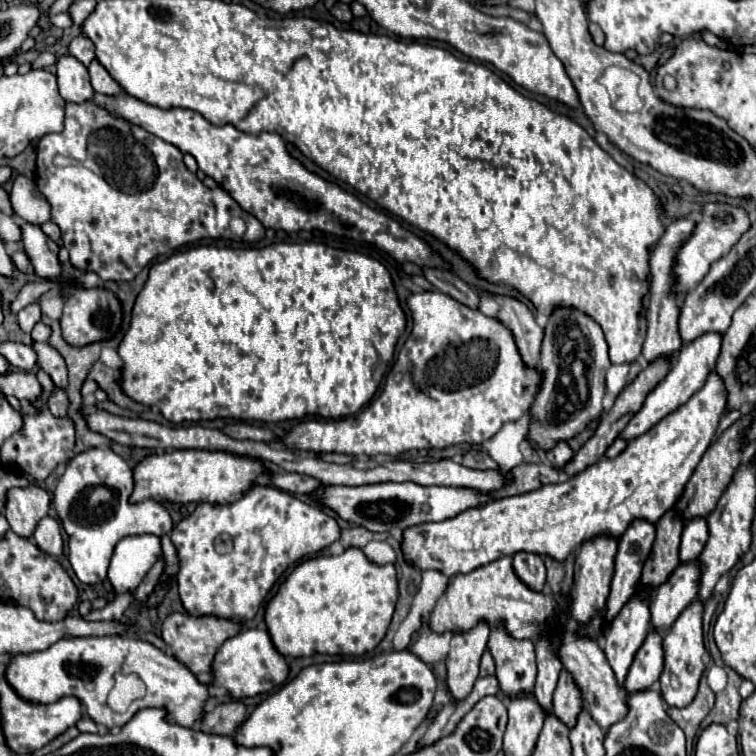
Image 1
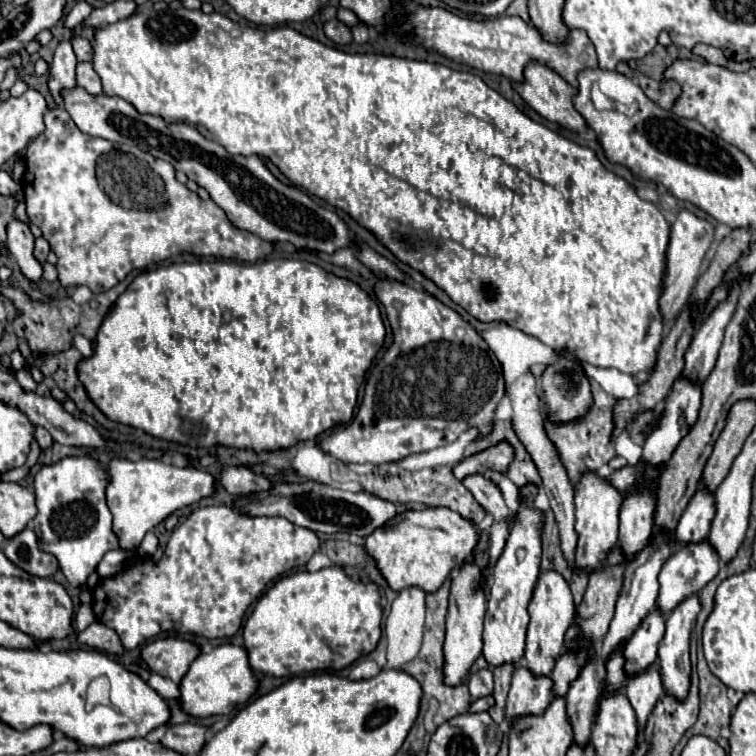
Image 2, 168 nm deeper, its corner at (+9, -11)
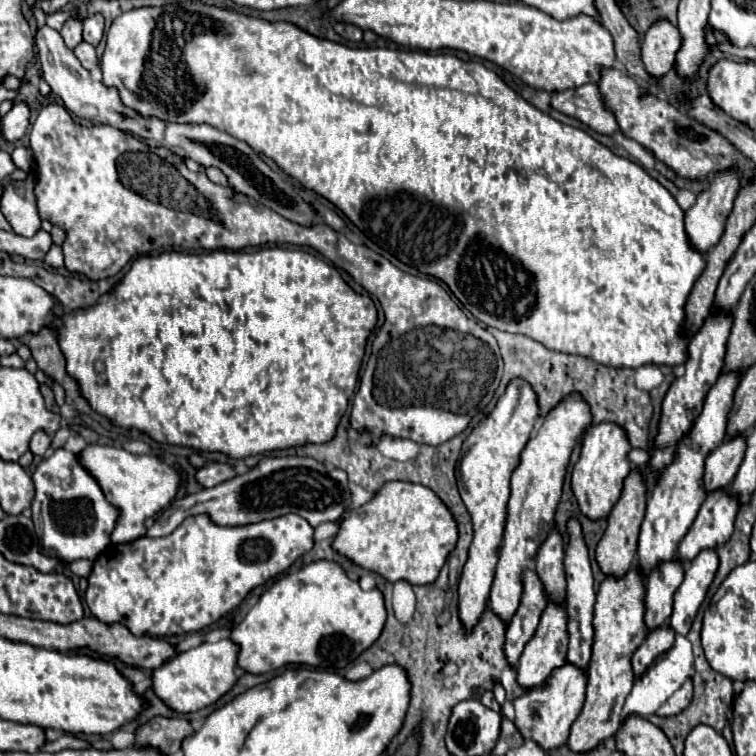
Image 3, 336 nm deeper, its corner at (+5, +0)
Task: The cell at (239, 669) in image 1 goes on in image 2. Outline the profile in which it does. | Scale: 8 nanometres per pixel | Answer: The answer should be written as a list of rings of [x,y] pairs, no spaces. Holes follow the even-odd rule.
[[[219,645],[211,653],[199,655],[187,675],[183,677],[181,685],[181,707],[195,715],[195,717],[209,717],[209,715],[227,715],[231,713],[237,705],[245,705],[259,689],[259,679],[255,677],[251,665],[249,665],[249,655],[245,647],[239,645]]]

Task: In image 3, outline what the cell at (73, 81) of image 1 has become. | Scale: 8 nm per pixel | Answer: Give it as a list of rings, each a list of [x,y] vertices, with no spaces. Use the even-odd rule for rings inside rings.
[[[67,18],[63,30],[61,30],[61,36],[65,40],[65,44],[69,48],[75,48],[83,38],[81,38],[81,30],[83,30],[83,24],[79,18]]]

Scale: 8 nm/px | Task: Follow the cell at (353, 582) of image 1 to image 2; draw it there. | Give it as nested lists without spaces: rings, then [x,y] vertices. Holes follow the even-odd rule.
[[[331,565],[315,573],[297,571],[293,575],[279,579],[257,601],[253,613],[249,615],[243,629],[249,663],[253,671],[273,677],[297,675],[303,671],[339,671],[377,647],[381,637],[381,617],[383,617],[381,595],[379,587],[373,581],[367,583],[353,581],[351,577],[347,577],[345,569],[337,565]]]

